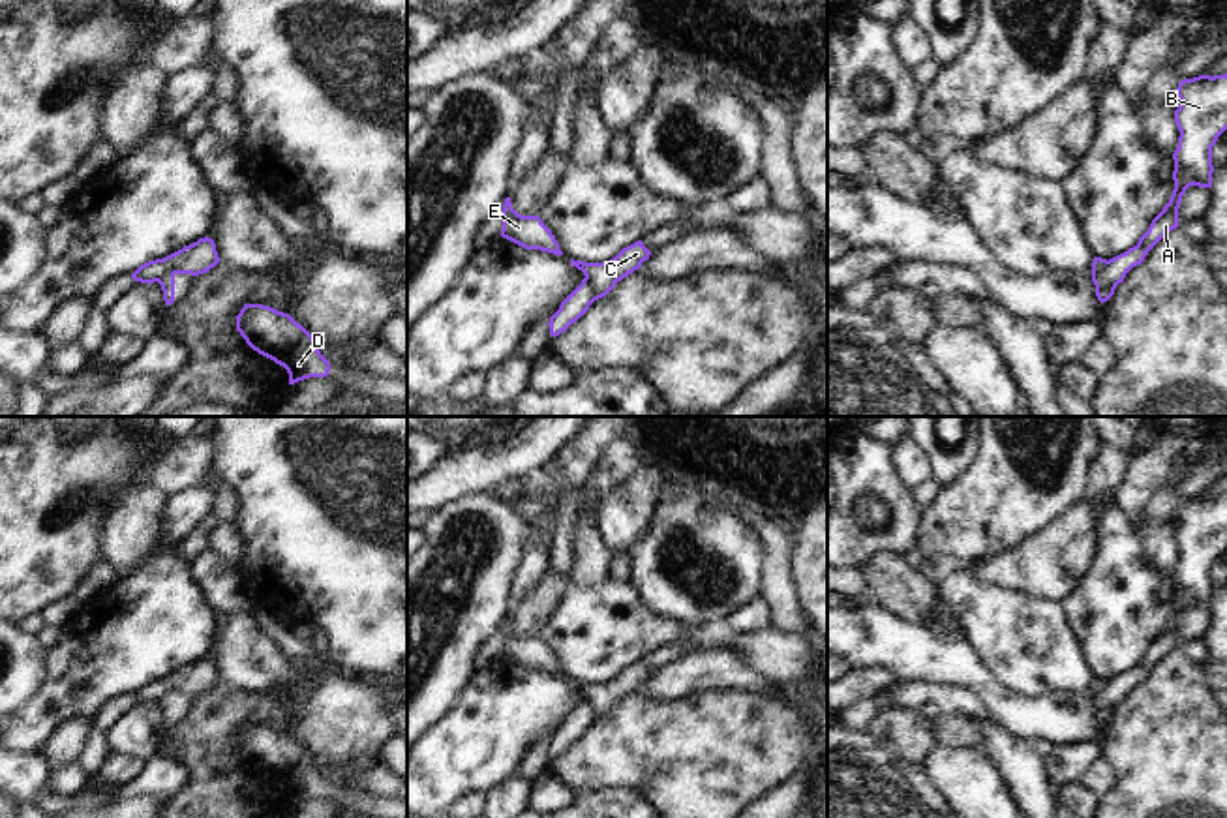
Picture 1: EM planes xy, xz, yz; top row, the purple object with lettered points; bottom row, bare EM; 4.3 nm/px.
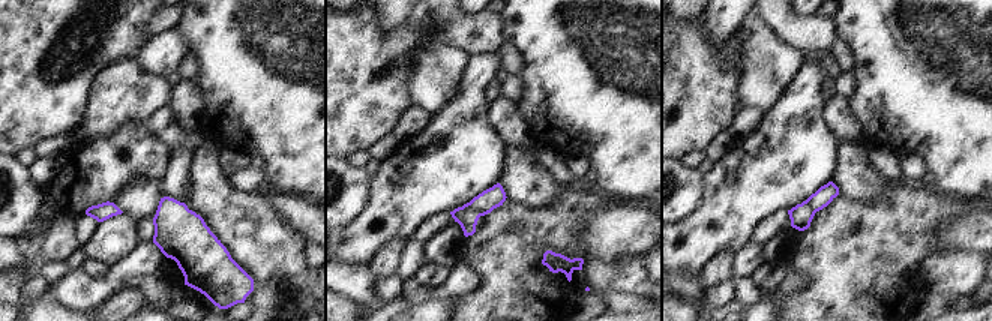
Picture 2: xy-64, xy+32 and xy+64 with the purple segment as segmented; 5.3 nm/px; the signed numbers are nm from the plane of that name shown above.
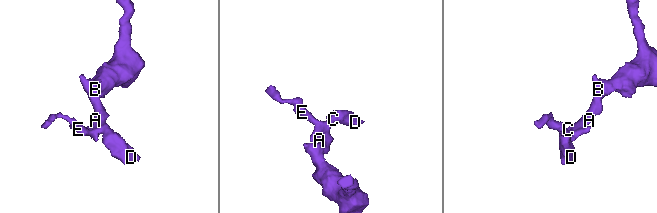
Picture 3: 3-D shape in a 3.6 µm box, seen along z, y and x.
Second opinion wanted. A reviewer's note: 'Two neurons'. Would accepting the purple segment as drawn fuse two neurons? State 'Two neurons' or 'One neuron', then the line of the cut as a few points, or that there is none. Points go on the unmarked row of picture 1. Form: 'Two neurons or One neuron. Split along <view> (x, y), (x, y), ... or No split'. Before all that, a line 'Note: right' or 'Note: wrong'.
Note: wrong
One neuron. No split.

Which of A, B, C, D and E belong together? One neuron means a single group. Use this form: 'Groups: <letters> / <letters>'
Groups: A B C D E.

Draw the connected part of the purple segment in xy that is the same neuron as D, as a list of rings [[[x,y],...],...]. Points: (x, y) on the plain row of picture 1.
[[[244,724],[236,750],[259,775],[283,786],[289,805],[310,797],[326,797],[330,782],[321,775],[313,756],[289,734],[263,724]]]

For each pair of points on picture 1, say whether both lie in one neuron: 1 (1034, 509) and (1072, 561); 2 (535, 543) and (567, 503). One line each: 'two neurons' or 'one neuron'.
1: two neurons
2: two neurons

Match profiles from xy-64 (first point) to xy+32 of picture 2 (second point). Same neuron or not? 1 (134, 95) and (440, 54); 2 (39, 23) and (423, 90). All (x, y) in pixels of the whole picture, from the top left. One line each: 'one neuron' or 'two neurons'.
1: one neuron
2: two neurons

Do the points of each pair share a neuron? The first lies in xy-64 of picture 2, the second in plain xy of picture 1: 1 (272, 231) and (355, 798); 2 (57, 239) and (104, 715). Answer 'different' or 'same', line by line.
1: different
2: different

